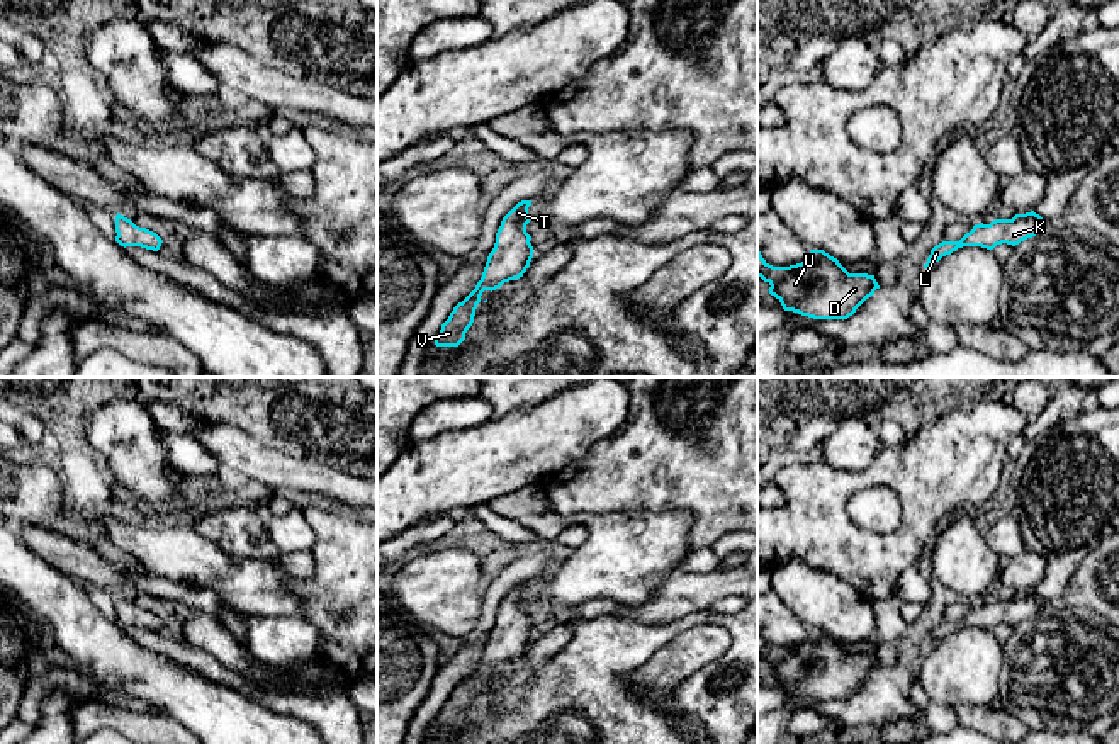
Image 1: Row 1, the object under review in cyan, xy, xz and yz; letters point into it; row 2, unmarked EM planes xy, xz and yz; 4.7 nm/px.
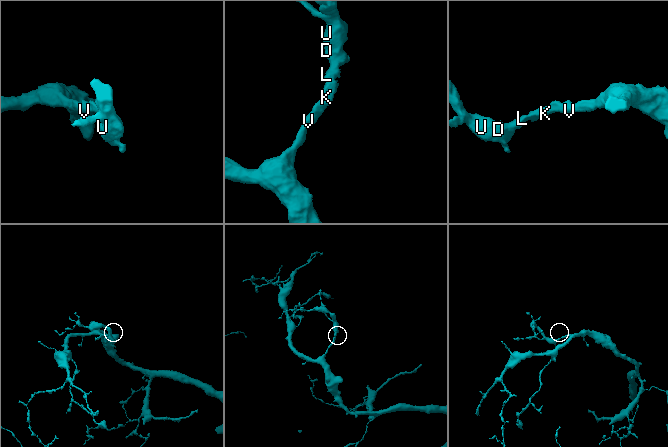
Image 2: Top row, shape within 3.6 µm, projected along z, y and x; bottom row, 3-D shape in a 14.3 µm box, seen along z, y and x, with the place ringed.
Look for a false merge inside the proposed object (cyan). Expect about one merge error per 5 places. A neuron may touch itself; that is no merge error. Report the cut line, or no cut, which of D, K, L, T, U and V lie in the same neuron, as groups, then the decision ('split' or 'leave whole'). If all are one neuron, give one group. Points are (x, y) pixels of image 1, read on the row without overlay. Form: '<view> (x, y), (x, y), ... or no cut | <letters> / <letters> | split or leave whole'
no cut | D K L T U V | leave whole

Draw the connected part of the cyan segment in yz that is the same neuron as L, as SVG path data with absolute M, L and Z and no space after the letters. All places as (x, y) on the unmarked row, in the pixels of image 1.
M1034 591L1026 595L1015 595L1012 600L995 600L990 605L975 605L959 622L942 622L931 630L927 644L929 649L942 637L951 635L963 627L981 627L993 630L997 625L1019 625L1021 622L1032 618L1041 613L1046 606L1044 600Z

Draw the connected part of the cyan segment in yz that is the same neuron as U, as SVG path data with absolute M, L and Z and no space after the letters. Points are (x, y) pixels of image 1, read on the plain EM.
M757 628L757 657L768 662L784 691L793 691L813 700L847 700L856 690L880 669L874 656L849 654L837 639L824 630L810 630L810 637L796 645L773 647Z

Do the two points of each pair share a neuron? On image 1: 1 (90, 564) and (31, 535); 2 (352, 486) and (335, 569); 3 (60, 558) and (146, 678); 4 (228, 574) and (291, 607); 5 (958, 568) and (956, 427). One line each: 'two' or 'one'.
1: one
2: two
3: two
4: one
5: two

